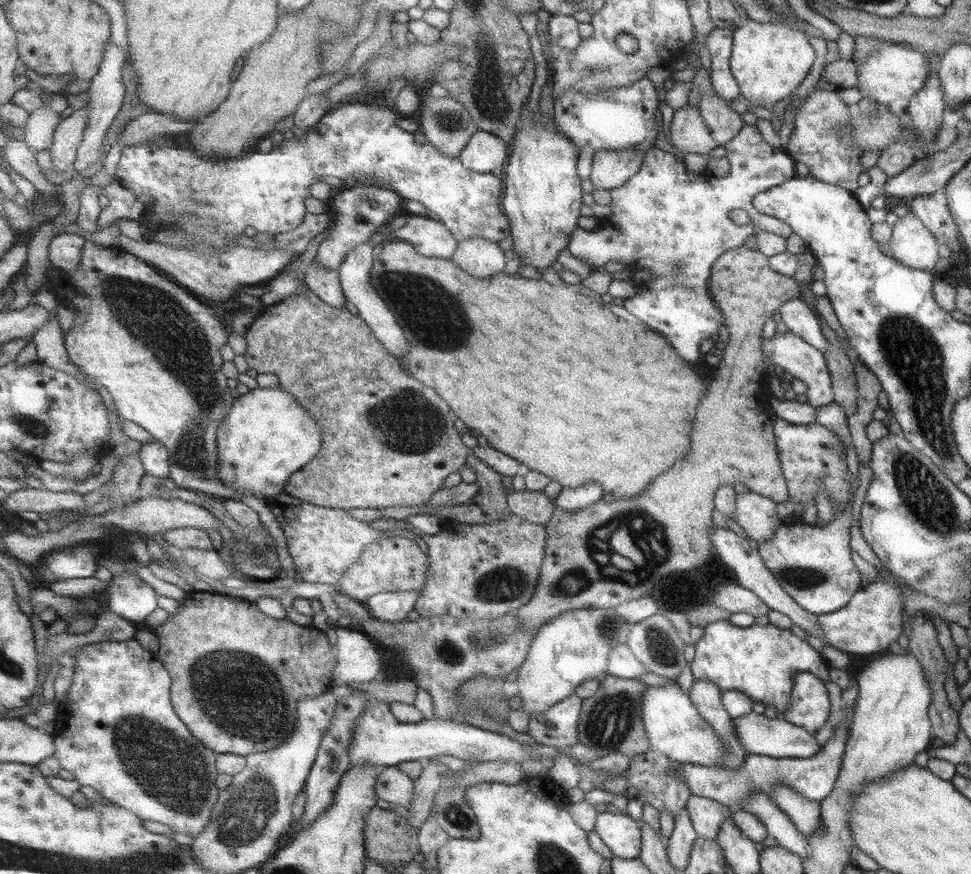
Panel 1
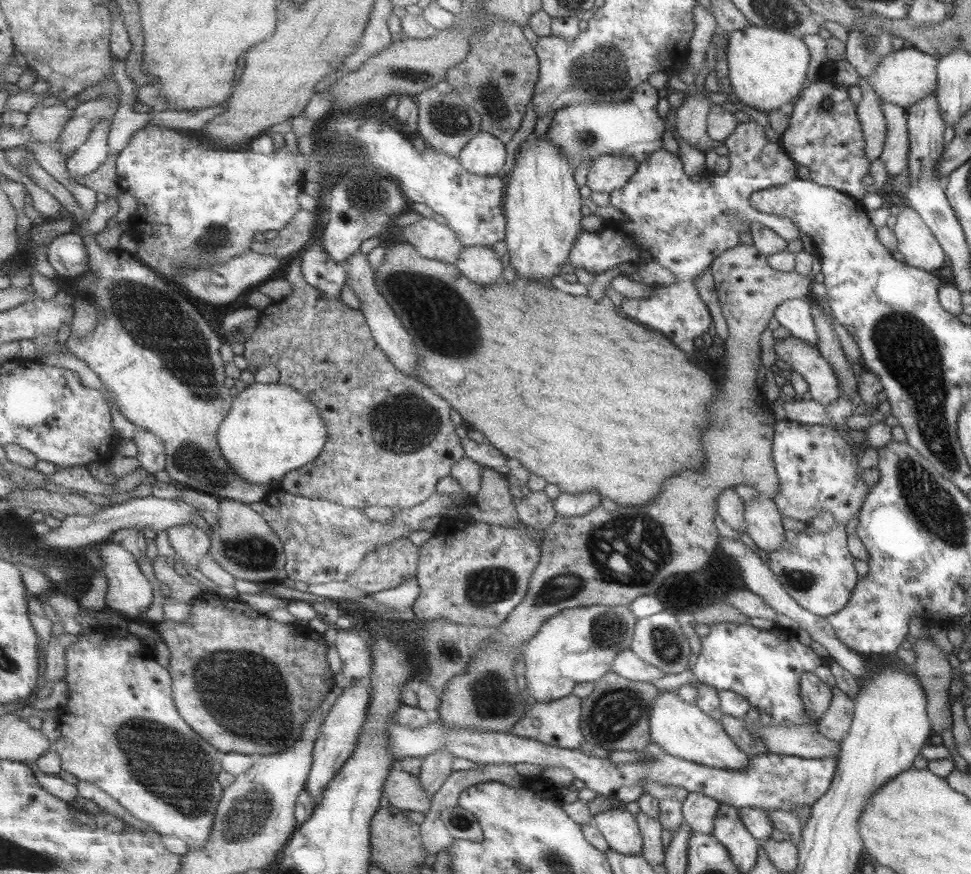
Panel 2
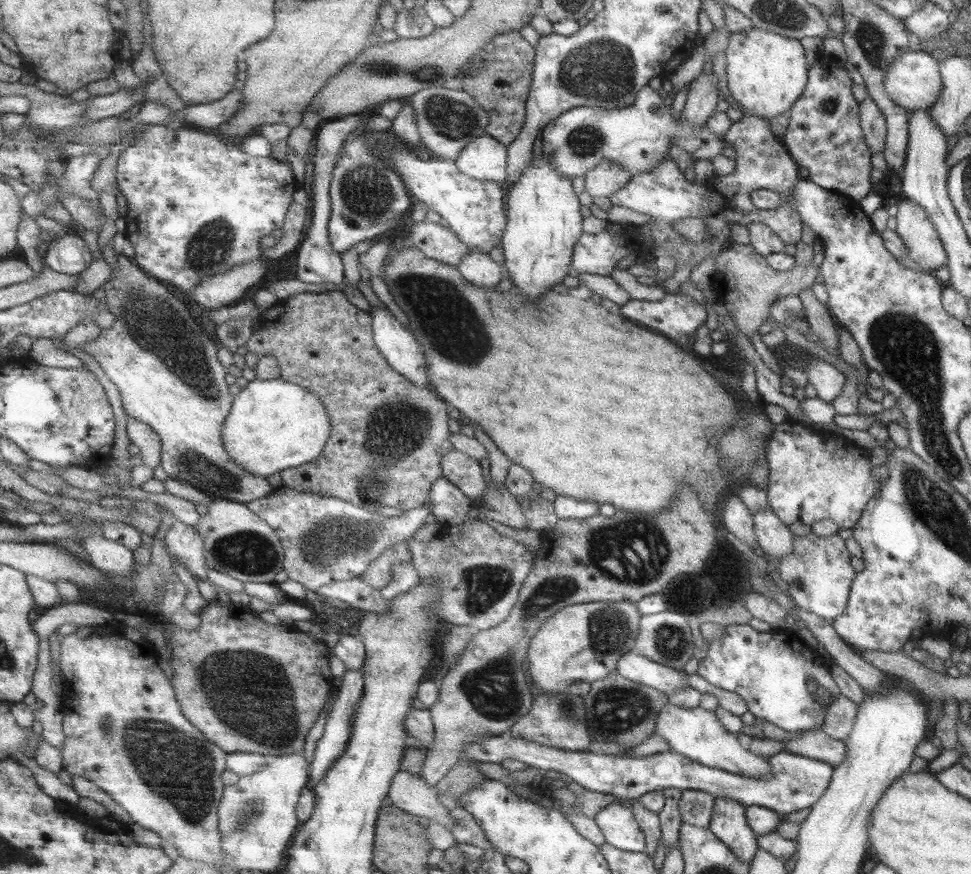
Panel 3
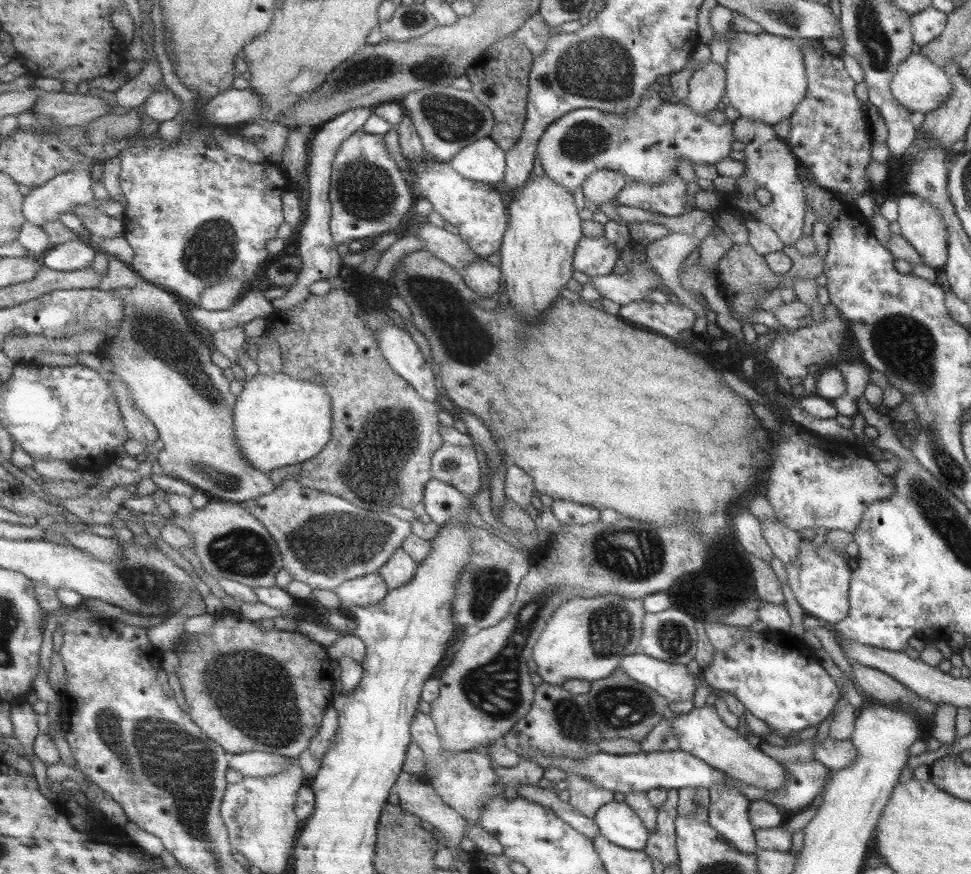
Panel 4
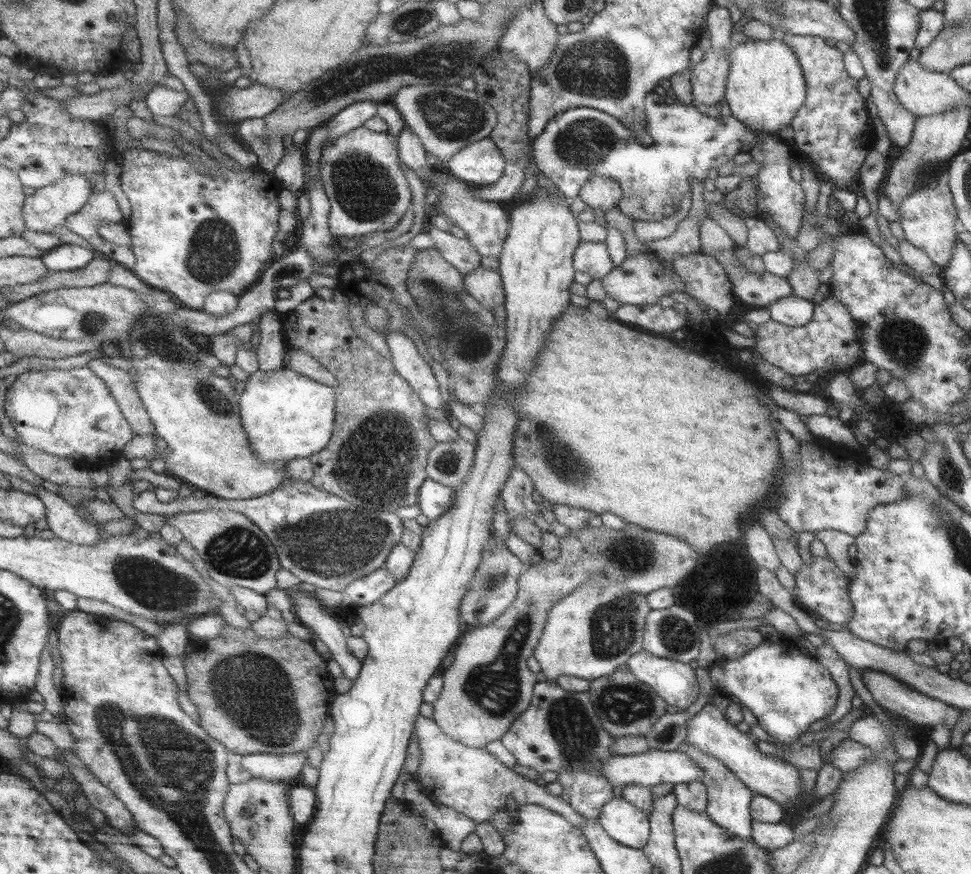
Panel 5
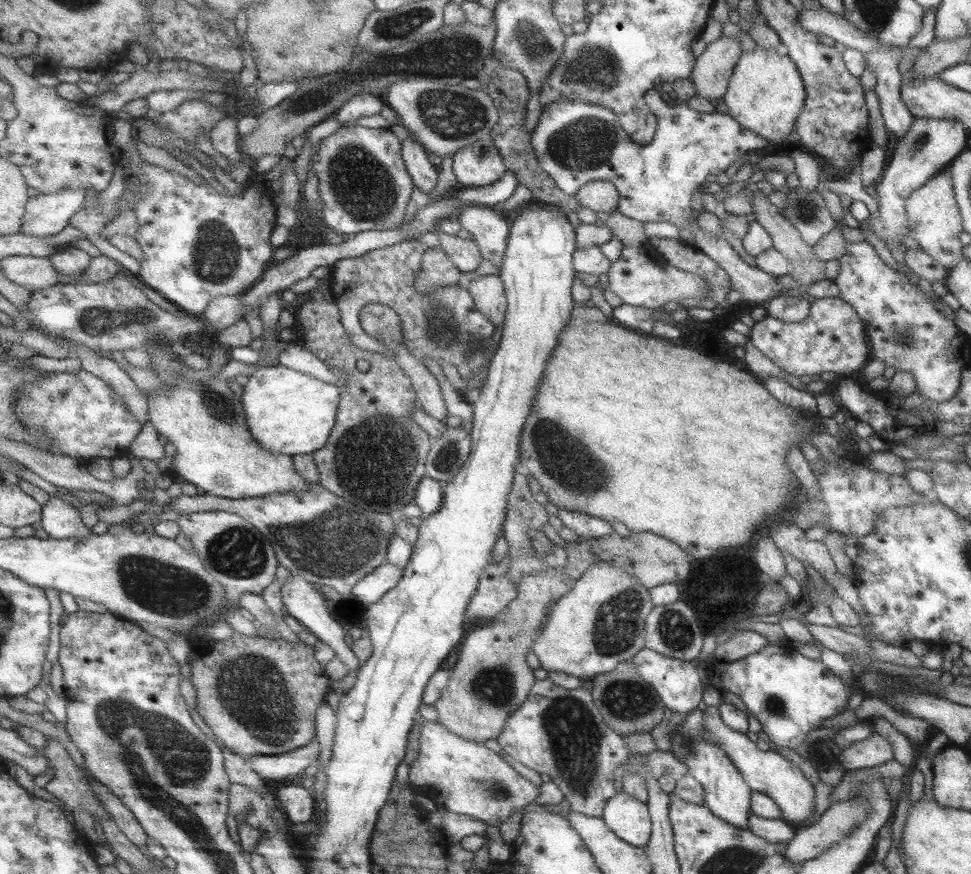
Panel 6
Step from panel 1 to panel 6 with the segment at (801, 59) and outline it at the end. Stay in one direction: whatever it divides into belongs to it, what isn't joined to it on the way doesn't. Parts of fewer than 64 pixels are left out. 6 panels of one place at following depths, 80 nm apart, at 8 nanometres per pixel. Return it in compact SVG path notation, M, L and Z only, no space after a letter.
M756 46L753 51L742 51L731 71L727 91L721 102L727 105L727 114L743 128L754 132L771 144L787 142L789 132L795 129L795 119L803 108L804 84L795 64L779 49Z

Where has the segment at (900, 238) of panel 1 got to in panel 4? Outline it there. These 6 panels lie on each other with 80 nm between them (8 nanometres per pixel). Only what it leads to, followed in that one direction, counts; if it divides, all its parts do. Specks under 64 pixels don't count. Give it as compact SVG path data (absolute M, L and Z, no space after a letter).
M900 194L896 201L898 203L896 221L900 226L900 236L920 254L922 264L939 272L947 260L947 229L944 227L944 218L928 200L917 195Z

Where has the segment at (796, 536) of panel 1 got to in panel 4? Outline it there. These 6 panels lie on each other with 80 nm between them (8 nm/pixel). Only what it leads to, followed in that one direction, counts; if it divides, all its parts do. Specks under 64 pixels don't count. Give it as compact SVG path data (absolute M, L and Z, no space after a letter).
M801 537L796 559L783 568L787 576L787 586L805 615L833 626L847 616L851 569L847 568L842 556L834 548L826 544L815 546L809 539L803 541Z

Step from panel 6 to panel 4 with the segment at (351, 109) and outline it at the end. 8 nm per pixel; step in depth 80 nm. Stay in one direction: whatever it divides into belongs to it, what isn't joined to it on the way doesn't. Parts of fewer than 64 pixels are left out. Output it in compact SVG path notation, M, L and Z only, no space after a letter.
M363 106L363 108L353 108L349 112L336 116L333 120L324 123L319 132L314 136L311 142L311 157L308 165L309 172L306 177L308 181L308 215L306 221L300 229L299 236L299 254L302 256L304 267L299 273L297 282L288 288L287 293L280 298L272 301L277 311L291 310L294 306L302 303L308 296L312 295L310 286L317 281L323 279L334 279L339 277L339 273L343 266L343 257L341 252L337 250L337 242L333 237L330 222L332 221L332 202L330 199L331 177L333 163L338 155L338 150L344 140L347 140L352 134L364 128L365 123L373 116L373 108L371 106Z

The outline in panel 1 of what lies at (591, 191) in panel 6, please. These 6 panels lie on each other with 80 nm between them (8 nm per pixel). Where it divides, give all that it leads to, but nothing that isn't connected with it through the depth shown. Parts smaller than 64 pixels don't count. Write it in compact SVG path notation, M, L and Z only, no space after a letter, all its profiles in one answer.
M640 148L627 150L598 150L593 153L590 175L593 188L611 190L631 178L643 162L644 153Z

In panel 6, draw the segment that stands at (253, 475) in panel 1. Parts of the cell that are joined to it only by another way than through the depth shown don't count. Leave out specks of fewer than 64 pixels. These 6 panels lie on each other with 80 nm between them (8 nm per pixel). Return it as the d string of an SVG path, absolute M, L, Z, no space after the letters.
M281 364L261 366L244 387L242 401L255 440L275 454L314 455L325 448L338 420L342 401L339 385Z

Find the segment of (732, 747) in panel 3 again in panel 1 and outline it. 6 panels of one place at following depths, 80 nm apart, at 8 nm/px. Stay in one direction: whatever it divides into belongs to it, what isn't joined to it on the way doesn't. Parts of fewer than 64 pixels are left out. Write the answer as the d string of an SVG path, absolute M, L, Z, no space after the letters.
M670 680L665 686L648 686L642 695L641 722L652 750L657 750L678 763L720 766L724 756L720 738L699 716L688 694L679 689L676 681Z

